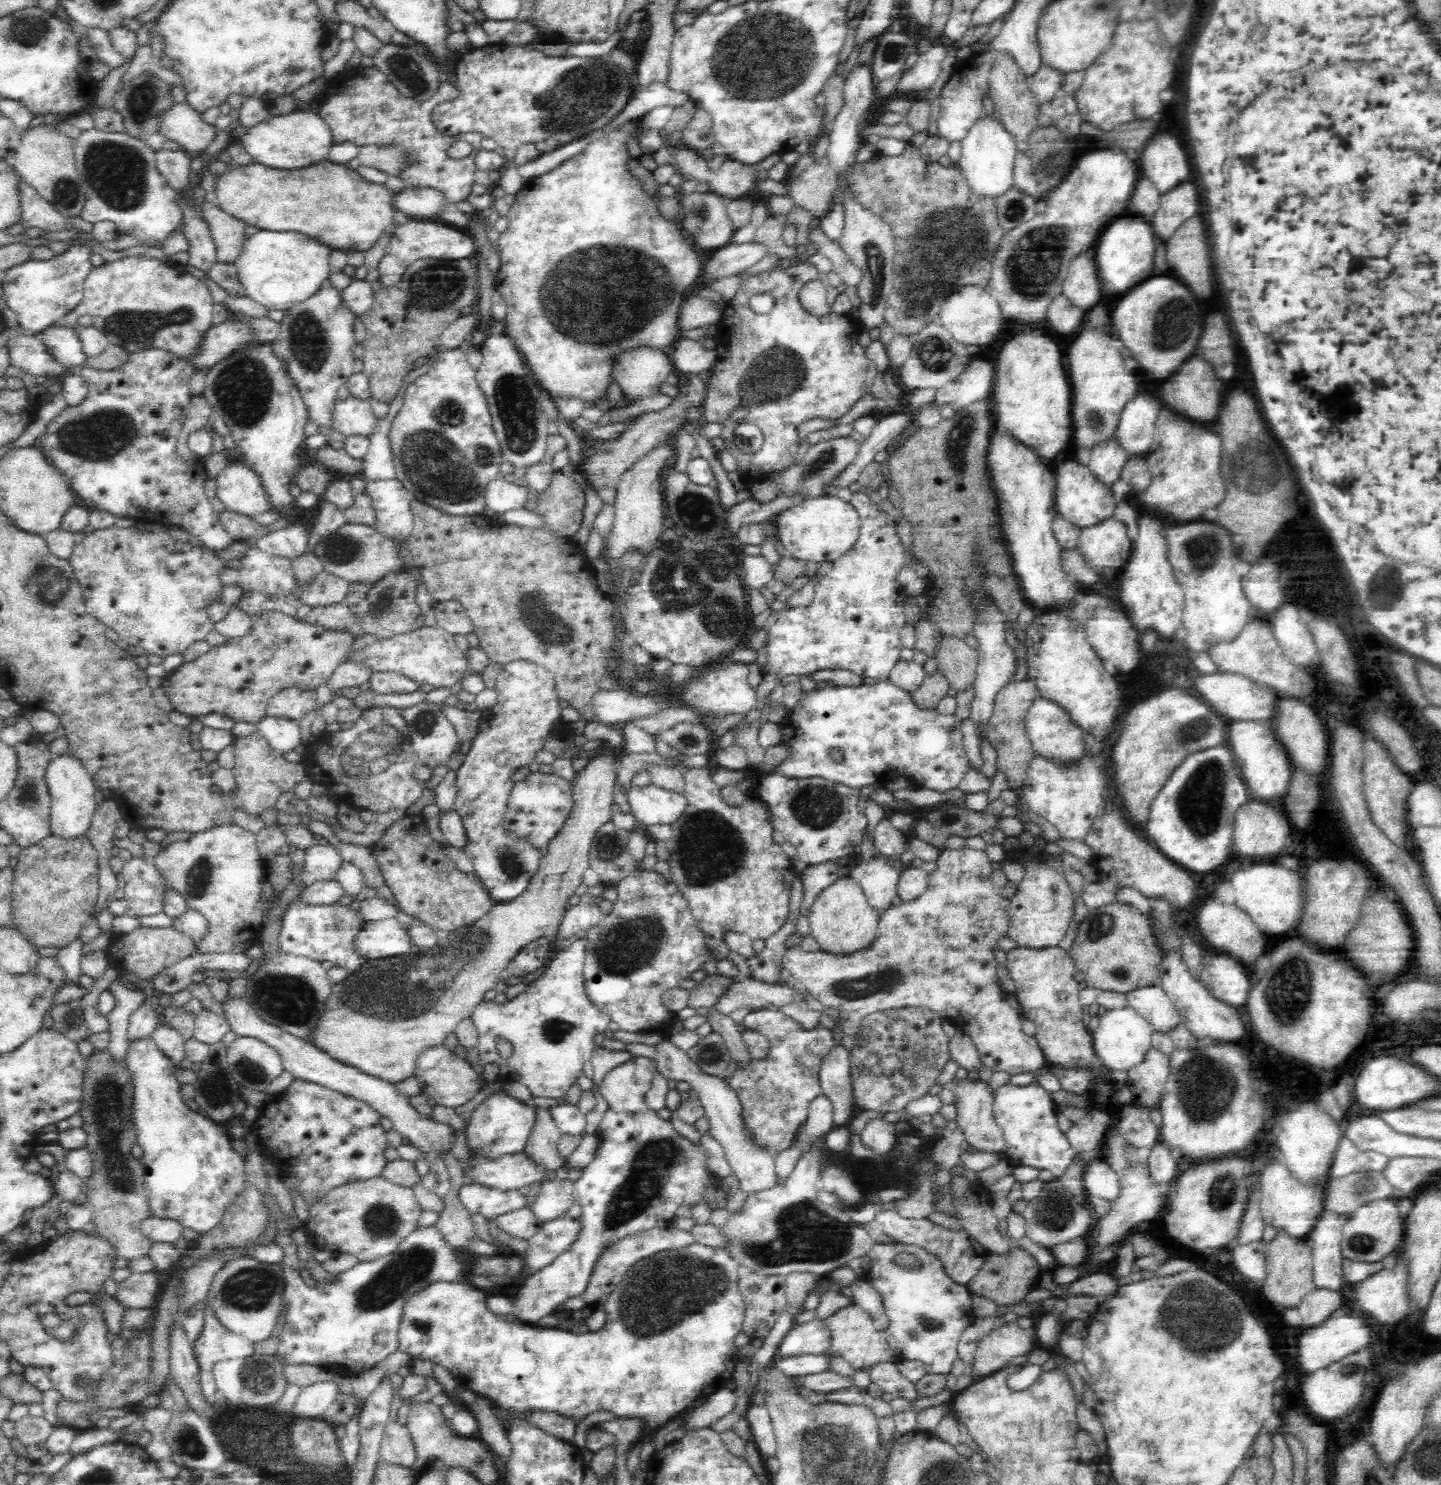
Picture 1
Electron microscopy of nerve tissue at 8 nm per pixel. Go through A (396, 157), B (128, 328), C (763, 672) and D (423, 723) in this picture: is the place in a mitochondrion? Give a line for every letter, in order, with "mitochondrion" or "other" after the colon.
A: mitochondrion
B: mitochondrion
C: other
D: mitochondrion

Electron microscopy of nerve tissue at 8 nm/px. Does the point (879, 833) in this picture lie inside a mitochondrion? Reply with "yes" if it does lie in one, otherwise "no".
no

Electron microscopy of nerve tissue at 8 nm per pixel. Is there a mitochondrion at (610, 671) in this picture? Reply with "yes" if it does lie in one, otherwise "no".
no

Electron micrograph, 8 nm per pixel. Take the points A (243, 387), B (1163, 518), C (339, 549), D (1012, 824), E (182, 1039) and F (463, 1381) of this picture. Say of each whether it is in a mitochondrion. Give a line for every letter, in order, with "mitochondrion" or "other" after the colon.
A: mitochondrion
B: other
C: mitochondrion
D: other
E: other
F: other

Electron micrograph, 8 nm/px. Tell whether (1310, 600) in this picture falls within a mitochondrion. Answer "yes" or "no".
no

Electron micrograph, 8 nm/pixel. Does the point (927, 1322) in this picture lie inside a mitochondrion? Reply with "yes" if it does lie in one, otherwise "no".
yes

